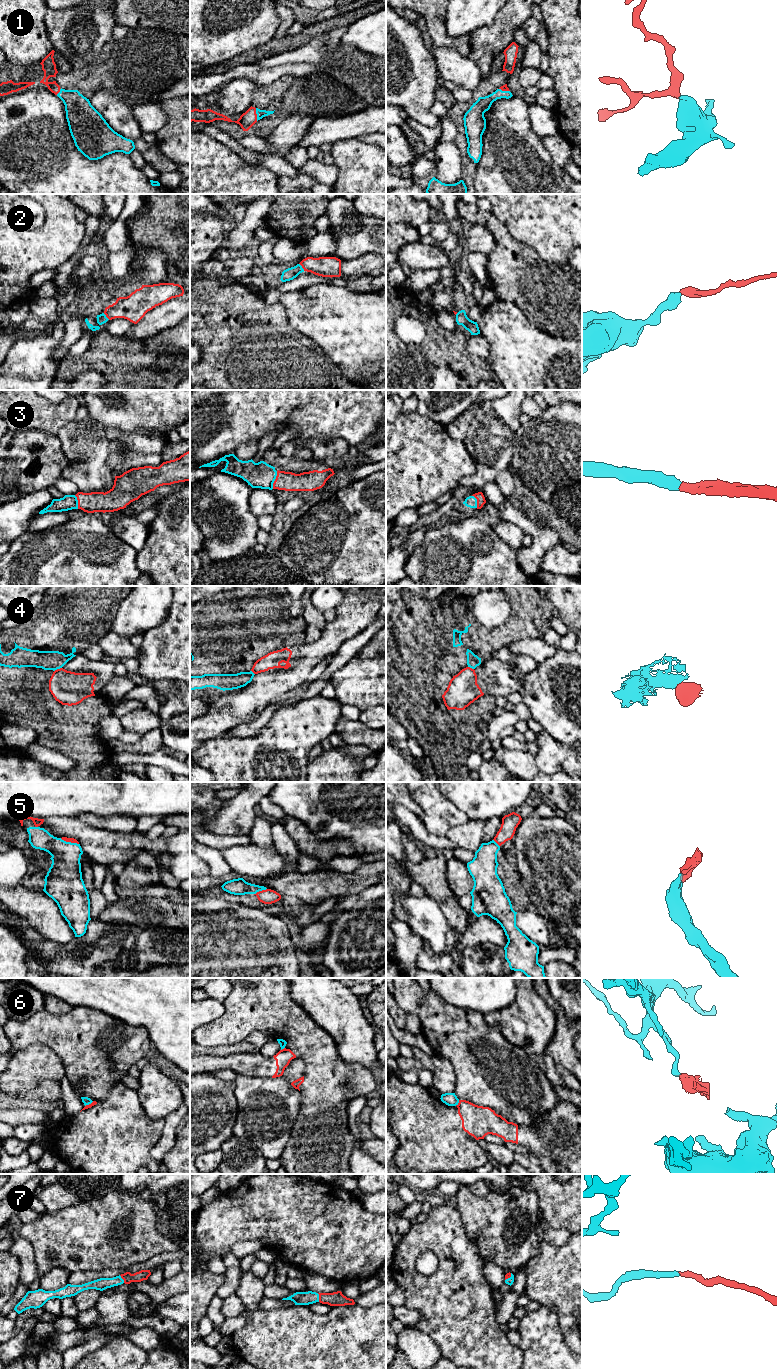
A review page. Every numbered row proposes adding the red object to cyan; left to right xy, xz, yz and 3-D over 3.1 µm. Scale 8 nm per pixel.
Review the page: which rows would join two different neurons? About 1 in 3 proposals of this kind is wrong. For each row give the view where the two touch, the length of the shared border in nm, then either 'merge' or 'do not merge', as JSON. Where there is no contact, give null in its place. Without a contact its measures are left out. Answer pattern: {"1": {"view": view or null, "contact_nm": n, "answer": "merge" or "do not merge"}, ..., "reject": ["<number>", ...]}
{"1": {"view": "xz", "contact_nm": 110, "answer": "merge"}, "2": {"view": "xz", "contact_nm": 80, "answer": "merge"}, "3": {"view": "xz", "contact_nm": 150, "answer": "merge"}, "4": {"view": "xy", "contact_nm": 70, "answer": "do not merge"}, "5": {"view": "xy", "contact_nm": 160, "answer": "merge"}, "6": {"view": "yz", "contact_nm": 60, "answer": "do not merge"}, "7": {"view": "xz", "contact_nm": 70, "answer": "merge"}, "reject": ["4", "6"]}

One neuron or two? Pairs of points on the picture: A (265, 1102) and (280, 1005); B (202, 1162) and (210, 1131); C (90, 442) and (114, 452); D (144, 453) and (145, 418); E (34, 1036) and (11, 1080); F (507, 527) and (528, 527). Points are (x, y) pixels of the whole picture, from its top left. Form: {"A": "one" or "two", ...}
{"A": "two", "B": "two", "C": "two", "D": "two", "E": "two", "F": "two"}

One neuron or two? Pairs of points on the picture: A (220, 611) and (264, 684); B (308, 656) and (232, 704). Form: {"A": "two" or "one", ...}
{"A": "two", "B": "one"}

